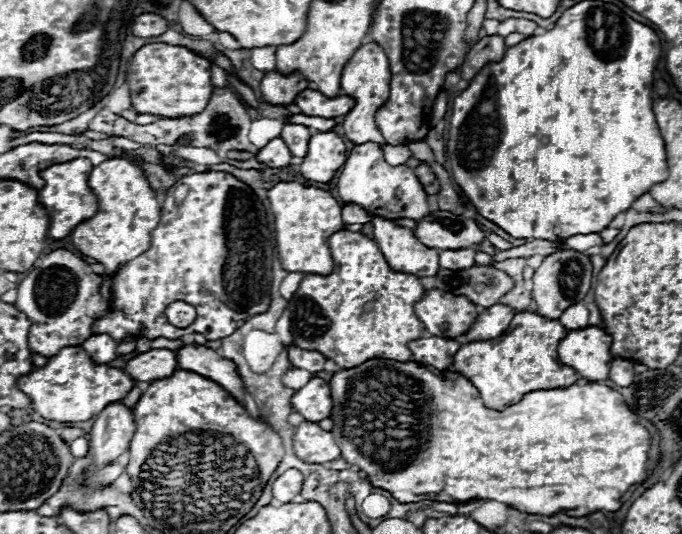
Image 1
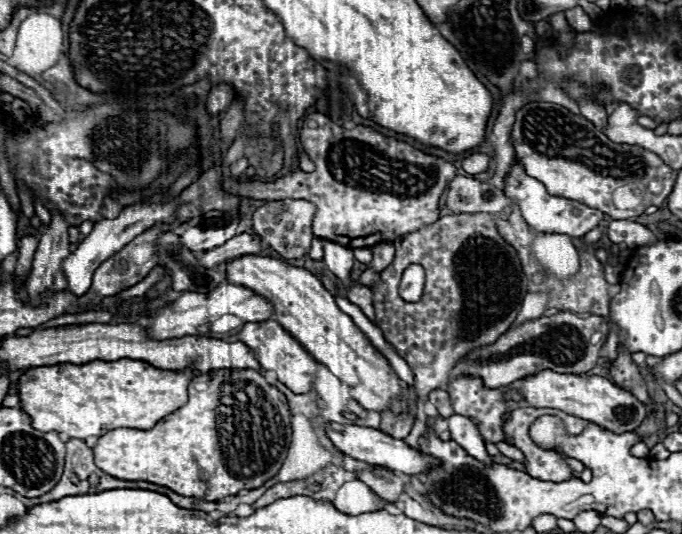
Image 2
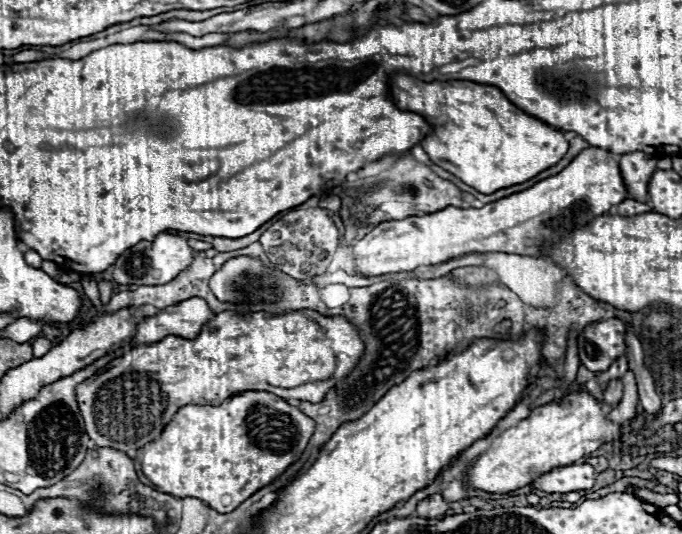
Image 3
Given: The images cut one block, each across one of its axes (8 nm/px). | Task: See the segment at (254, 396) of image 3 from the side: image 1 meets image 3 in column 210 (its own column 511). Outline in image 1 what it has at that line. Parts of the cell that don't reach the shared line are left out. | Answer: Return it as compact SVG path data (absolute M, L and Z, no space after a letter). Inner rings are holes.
M372 358L366 360L362 366L350 368L350 370L336 370L334 378L330 380L330 392L334 398L334 410L330 414L334 428L334 440L338 442L342 450L342 458L350 464L366 472L372 486L388 490L398 502L422 502L422 500L436 500L436 502L468 502L468 500L496 500L502 504L508 504L510 508L516 508L520 512L528 514L558 514L562 510L570 508L586 508L586 514L604 510L604 512L616 512L626 502L626 496L634 484L640 484L646 480L648 472L658 466L660 462L660 442L652 438L648 428L640 424L640 418L628 408L622 394L602 386L598 382L590 382L580 378L568 388L554 388L554 390L536 390L522 398L522 402L508 406L506 410L492 410L484 406L480 392L474 388L474 384L460 376L458 372L450 370L434 370L432 366L418 366L418 362L396 362L396 360L384 360L384 358Z

